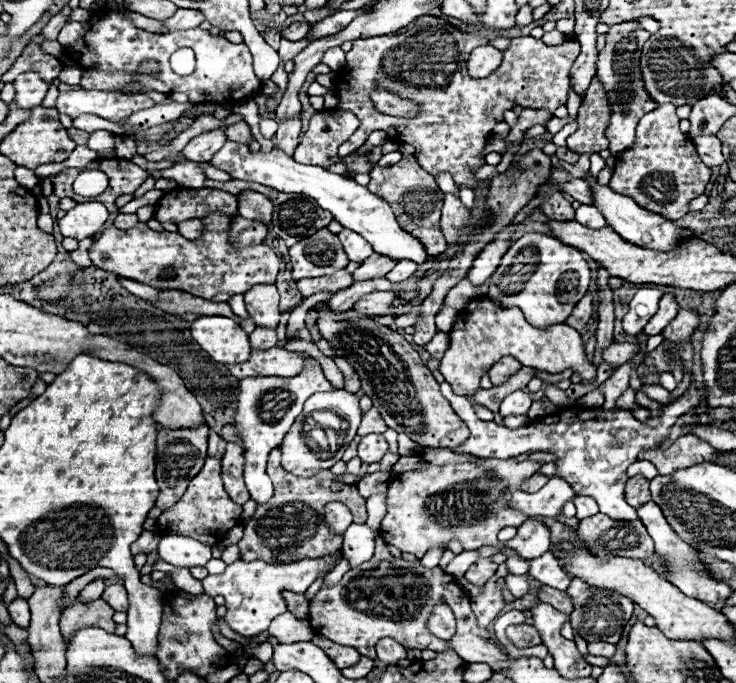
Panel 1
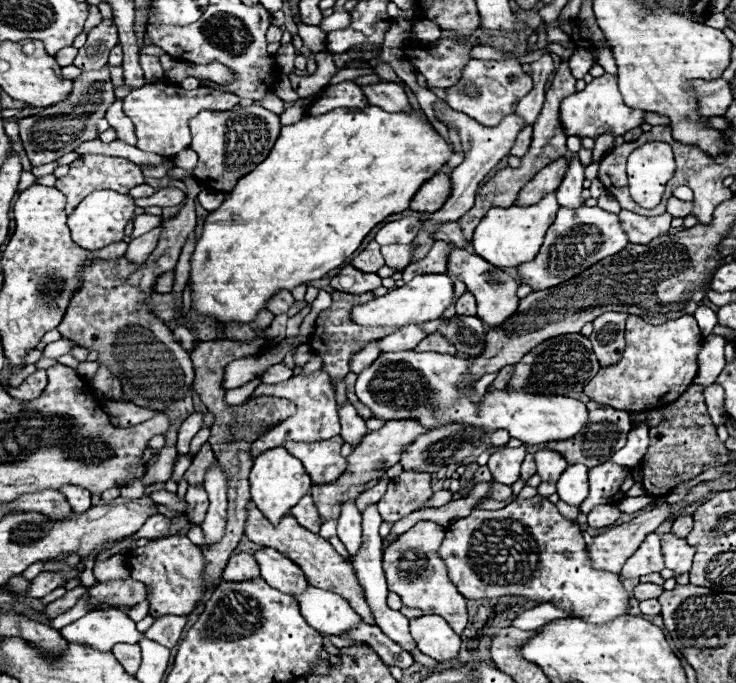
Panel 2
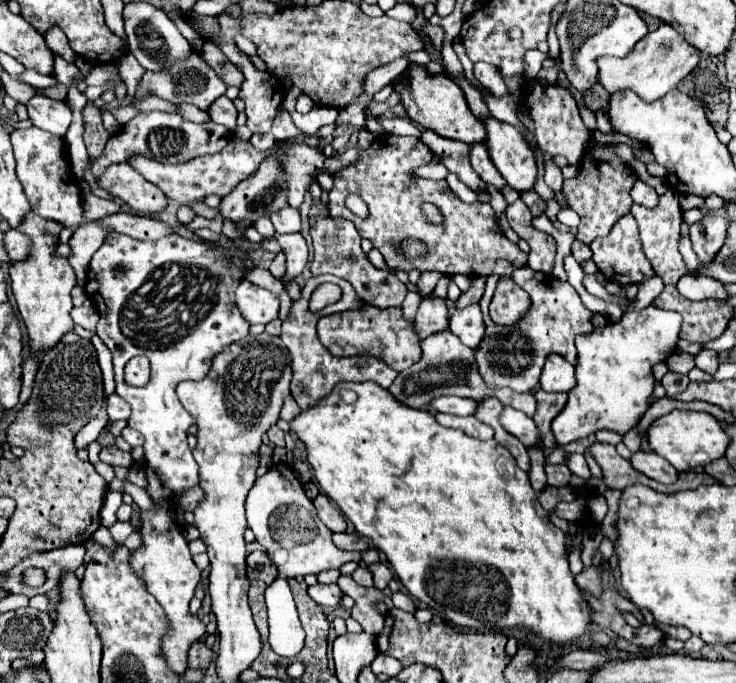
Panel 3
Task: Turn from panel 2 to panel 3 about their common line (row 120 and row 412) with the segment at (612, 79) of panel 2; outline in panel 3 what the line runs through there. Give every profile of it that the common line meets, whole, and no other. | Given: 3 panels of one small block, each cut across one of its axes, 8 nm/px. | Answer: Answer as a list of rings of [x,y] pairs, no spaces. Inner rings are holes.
[[[648,306],[644,310],[630,310],[620,322],[596,328],[590,336],[576,340],[578,364],[576,386],[568,392],[568,404],[562,414],[554,418],[552,432],[558,446],[594,434],[596,430],[614,430],[626,434],[634,428],[648,410],[648,398],[654,390],[652,366],[664,362],[676,350],[682,316],[678,312],[658,310]]]

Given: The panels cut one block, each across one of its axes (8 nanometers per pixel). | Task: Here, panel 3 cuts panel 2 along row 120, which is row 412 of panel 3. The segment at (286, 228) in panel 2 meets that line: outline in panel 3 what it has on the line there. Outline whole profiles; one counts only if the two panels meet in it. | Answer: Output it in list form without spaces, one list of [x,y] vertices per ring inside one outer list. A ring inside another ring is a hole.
[[[338,382],[334,386],[334,390],[322,398],[322,402],[316,402],[316,406],[308,408],[308,410],[300,410],[300,414],[296,418],[292,418],[290,422],[279,419],[277,426],[284,432],[294,432],[300,442],[306,448],[308,454],[308,462],[312,466],[314,478],[320,486],[320,490],[338,504],[338,508],[344,512],[344,516],[356,526],[356,532],[366,536],[378,550],[382,550],[388,558],[388,562],[392,564],[392,568],[396,570],[400,582],[408,588],[408,592],[426,602],[436,614],[444,616],[446,620],[450,620],[452,624],[460,626],[460,628],[472,628],[472,630],[502,630],[502,628],[512,628],[514,624],[522,624],[526,628],[530,628],[532,632],[540,632],[542,638],[552,640],[552,642],[570,642],[582,636],[582,632],[588,632],[592,618],[590,618],[590,606],[588,602],[582,598],[580,588],[574,582],[574,576],[570,574],[568,568],[568,558],[566,558],[566,536],[560,528],[556,528],[550,518],[548,512],[542,508],[542,504],[538,502],[538,496],[534,494],[530,482],[528,482],[528,474],[524,470],[520,470],[514,462],[514,458],[510,456],[510,452],[500,446],[496,440],[476,440],[466,436],[462,430],[454,430],[454,428],[444,428],[436,422],[436,418],[426,412],[426,410],[418,410],[418,408],[410,408],[402,402],[398,402],[386,388],[374,384],[374,382]],[[340,390],[352,390],[358,394],[358,400],[354,404],[346,404],[340,398]]]

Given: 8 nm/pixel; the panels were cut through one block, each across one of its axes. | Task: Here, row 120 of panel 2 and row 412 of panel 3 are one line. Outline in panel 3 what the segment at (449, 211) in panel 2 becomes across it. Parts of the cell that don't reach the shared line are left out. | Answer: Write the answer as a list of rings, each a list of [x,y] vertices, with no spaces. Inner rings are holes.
[[[442,396],[432,402],[432,408],[438,412],[450,412],[456,416],[474,416],[478,404],[470,398],[458,398],[458,396]],[[504,406],[502,414],[500,414],[500,424],[504,426],[506,432],[514,434],[524,446],[534,446],[534,444],[542,442],[538,438],[538,428],[534,426],[534,420],[530,416],[526,416],[524,412]]]

